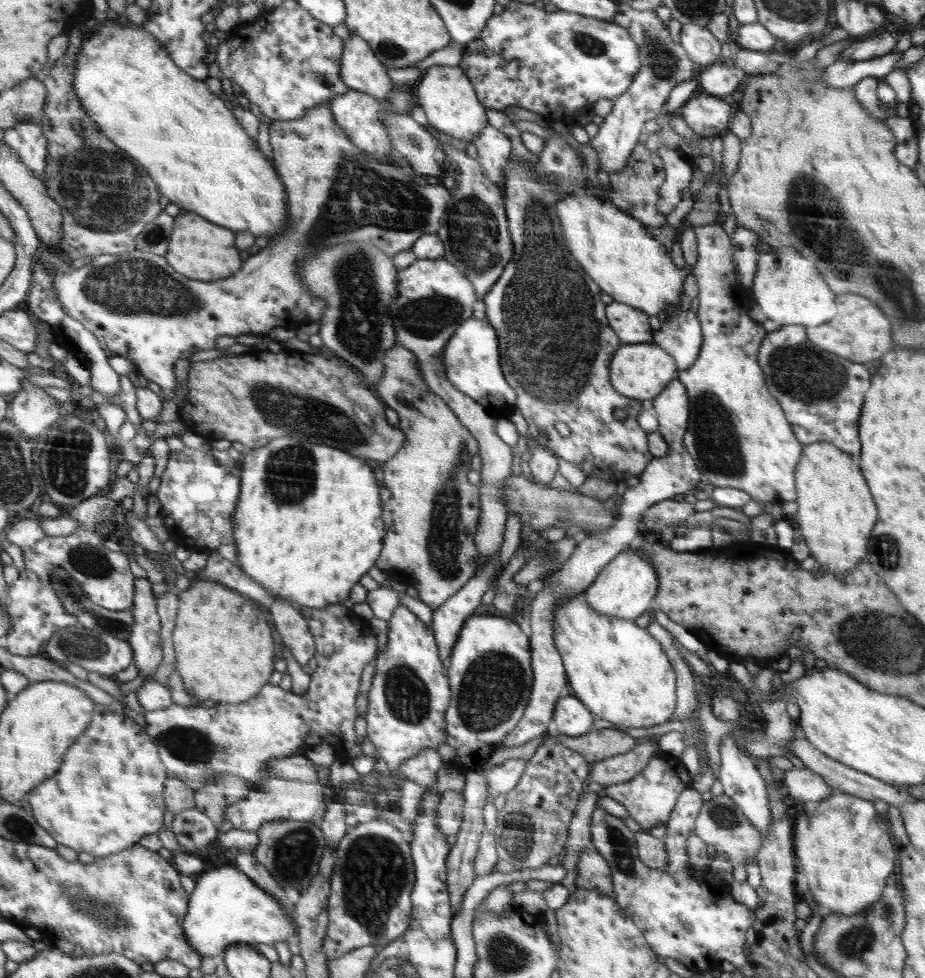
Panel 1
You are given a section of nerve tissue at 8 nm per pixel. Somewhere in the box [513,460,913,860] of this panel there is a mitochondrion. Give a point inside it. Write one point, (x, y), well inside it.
(887, 555)

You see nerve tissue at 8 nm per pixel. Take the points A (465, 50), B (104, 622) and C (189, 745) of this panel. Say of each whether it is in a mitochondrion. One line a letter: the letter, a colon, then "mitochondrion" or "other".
A: other
B: mitochondrion
C: mitochondrion

